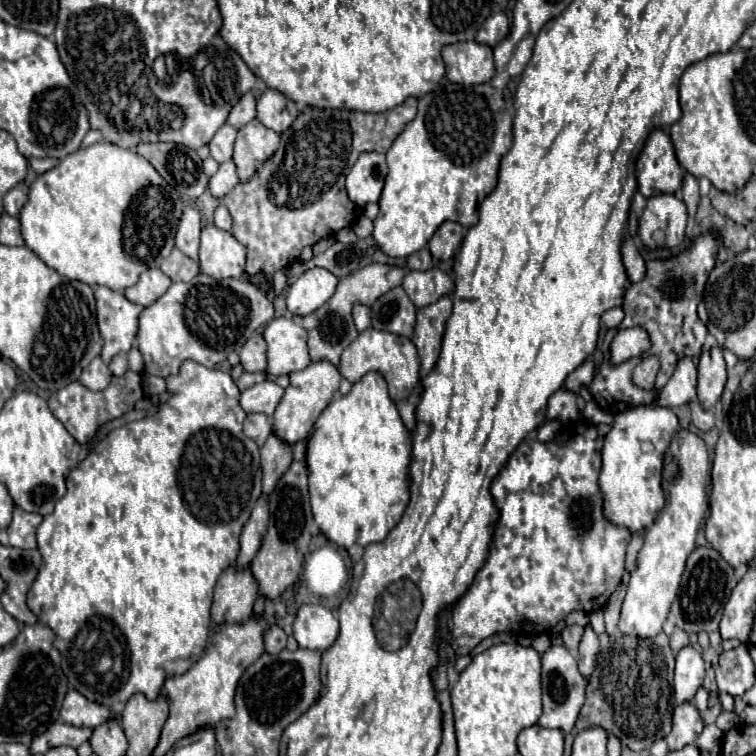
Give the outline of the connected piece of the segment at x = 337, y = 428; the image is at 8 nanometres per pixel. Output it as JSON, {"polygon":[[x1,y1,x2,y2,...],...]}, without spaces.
{"polygon":[[366,373,356,381,348,395,334,399,318,417,306,447,308,490,314,521,320,531,336,545,348,549,354,543,366,547,380,543,398,525,410,501,410,459,412,439,404,427,394,401,388,397,386,381,380,373]]}

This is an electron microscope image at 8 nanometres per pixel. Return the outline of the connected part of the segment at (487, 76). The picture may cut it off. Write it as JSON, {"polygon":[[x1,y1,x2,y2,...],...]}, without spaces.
{"polygon":[[476,41,446,45,442,49,446,79,460,85,480,85,494,77,493,49]]}

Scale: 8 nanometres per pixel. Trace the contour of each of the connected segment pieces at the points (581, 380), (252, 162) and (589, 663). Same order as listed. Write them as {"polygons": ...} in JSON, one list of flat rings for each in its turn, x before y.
{"polygons":[[[584,361,576,371,572,371,572,373,568,375,568,379,566,379,564,387,566,387,566,389,570,389,570,391,574,391,574,393,578,393,578,391,580,391,580,387,584,387,584,385,590,385,590,383,592,383,594,373,596,373,594,363,592,363,592,361]],[[252,119,238,131,234,145,234,163,240,181,248,181,252,173,278,149,280,135,260,121]],[[588,625,584,631,584,637,580,641,580,651,578,651,578,669,580,673,588,679,592,675,592,669,596,669,596,655,598,655,598,635,592,631]]]}

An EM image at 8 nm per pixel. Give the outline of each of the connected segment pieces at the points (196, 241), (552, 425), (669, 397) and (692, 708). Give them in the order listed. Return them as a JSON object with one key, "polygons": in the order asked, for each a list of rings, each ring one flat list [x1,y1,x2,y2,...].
{"polygons":[[[186,207,176,231,176,247,188,255,190,259,198,261,198,247,200,247,200,213,194,207]],[[546,421,538,431,536,431,536,437,538,441,552,441,556,437,560,429,560,421]],[[690,357,680,359,674,375,664,389,658,391,654,407,678,407,696,397,696,365]],[[690,701,678,705,672,717,672,731,666,737,668,749,676,751,676,749,682,749,684,745,694,743,698,735,702,733,702,727,704,723,702,723,702,717,696,705,692,705]]]}

